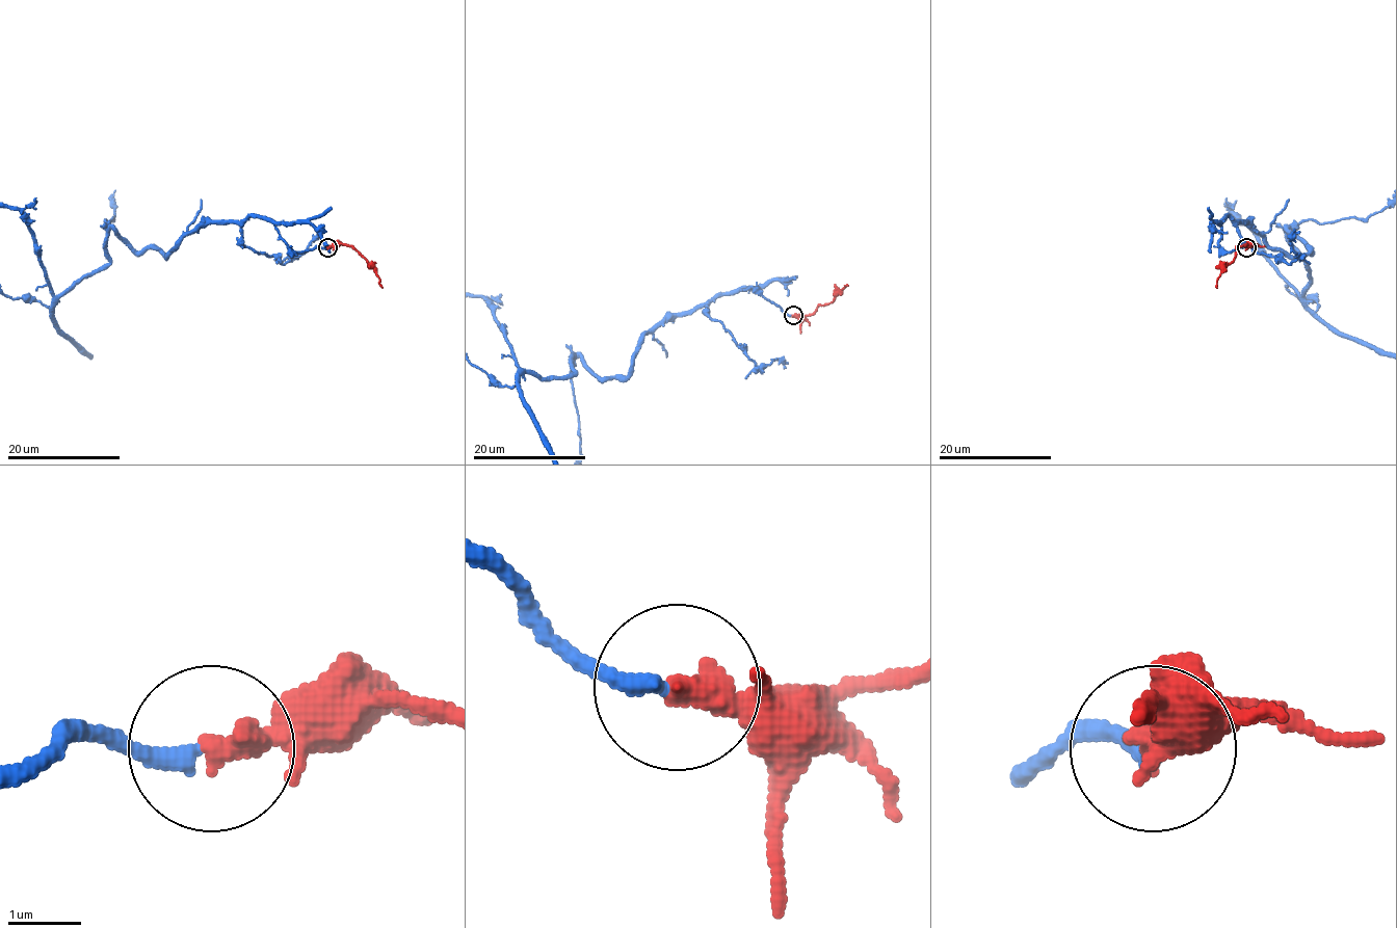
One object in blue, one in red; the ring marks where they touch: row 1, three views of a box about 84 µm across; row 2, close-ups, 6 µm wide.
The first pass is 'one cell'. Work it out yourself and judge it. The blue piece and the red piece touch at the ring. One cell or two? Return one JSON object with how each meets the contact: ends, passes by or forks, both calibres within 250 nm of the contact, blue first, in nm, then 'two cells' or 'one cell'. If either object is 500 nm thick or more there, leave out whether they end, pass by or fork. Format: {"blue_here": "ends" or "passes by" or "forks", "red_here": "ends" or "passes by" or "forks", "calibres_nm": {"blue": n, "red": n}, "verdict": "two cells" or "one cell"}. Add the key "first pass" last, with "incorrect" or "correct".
{"blue_here": "ends", "red_here": "ends", "calibres_nm": {"blue": 240, "red": 400}, "verdict": "one cell", "first pass": "correct"}

